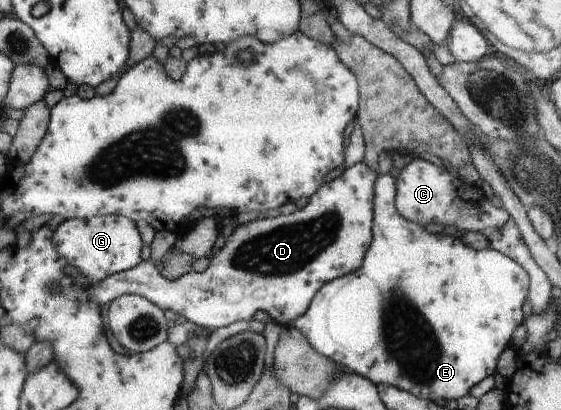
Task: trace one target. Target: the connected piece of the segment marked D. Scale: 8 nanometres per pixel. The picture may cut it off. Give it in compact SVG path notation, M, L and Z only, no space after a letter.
M363 162L356 163L353 167L348 167L344 172L342 172L337 178L334 178L329 183L324 183L319 187L319 189L309 198L309 202L302 209L297 209L292 214L289 215L279 215L278 217L273 217L273 219L267 219L267 221L257 221L253 220L247 224L238 225L233 229L231 235L227 237L224 247L215 255L211 257L209 267L203 272L189 272L181 277L174 280L169 280L164 278L159 270L150 261L142 261L131 269L116 273L115 275L110 275L105 279L101 280L101 283L95 283L95 285L89 283L85 286L85 295L89 301L97 303L99 307L111 303L114 299L121 297L123 294L137 294L147 298L151 303L155 303L162 310L171 310L183 317L186 317L188 322L194 323L199 327L204 327L210 331L215 330L219 327L227 327L231 323L239 323L239 321L251 321L256 315L257 311L265 311L269 317L271 317L274 323L282 325L291 325L293 321L296 321L298 317L305 315L307 309L309 309L311 300L315 293L317 293L323 285L329 281L338 277L343 277L348 273L353 273L356 269L359 269L363 265L363 258L367 249L369 249L369 243L372 240L372 223L373 223L373 187L375 187L375 179L378 177L378 172L369 169L367 165Z

